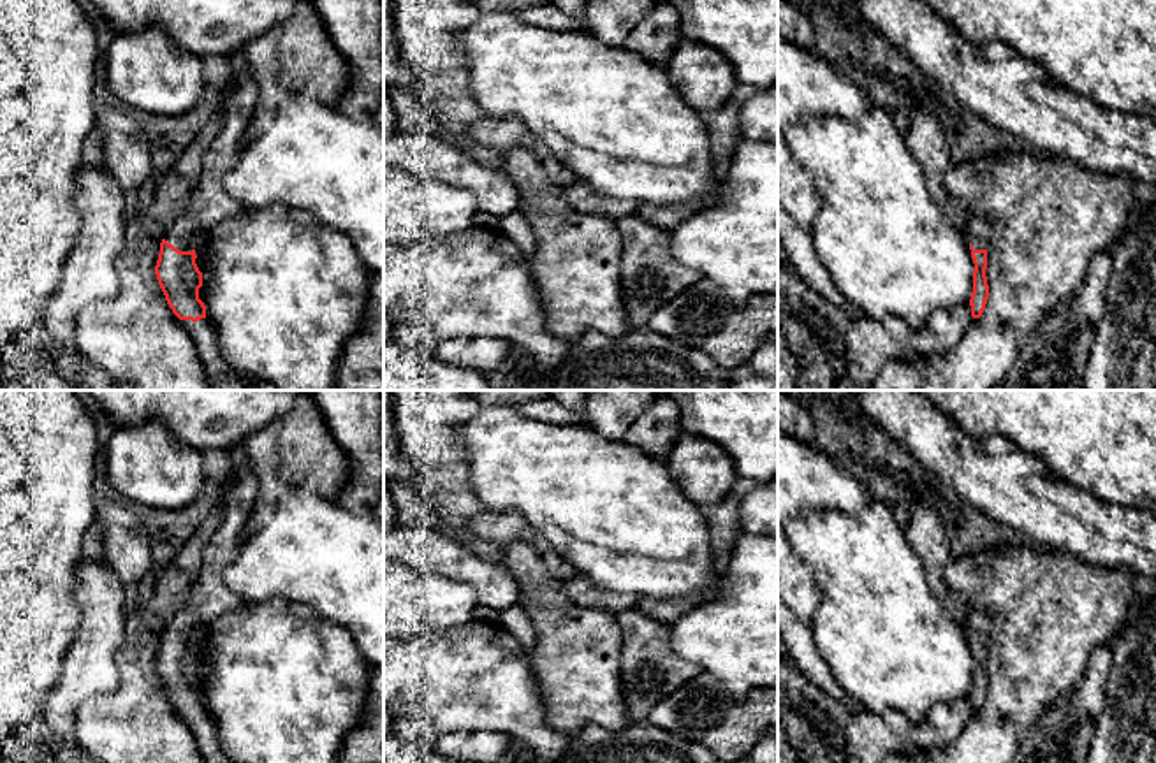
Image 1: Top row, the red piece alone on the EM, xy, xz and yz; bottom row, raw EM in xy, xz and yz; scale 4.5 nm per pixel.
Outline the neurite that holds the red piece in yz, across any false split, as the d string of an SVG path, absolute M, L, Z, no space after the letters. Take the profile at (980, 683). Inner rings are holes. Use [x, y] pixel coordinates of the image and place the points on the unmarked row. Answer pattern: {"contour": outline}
{"contour": "M968 610L966 612L966 631L969 635L971 652L975 658L973 665L973 686L969 693L971 710L980 712L987 693L989 693L989 679L987 679L987 640L989 640L989 617L982 610Z"}

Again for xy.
{"contour": "M243 443L230 448L227 455L230 476L220 485L220 526L202 550L192 596L162 633L155 659L165 694L195 735L204 763L232 761L220 745L220 737L206 712L206 700L199 693L202 666L195 658L194 640L202 624L216 621L243 601L223 584L222 571L234 561L239 550L239 534L250 524L257 505L257 476Z"}

